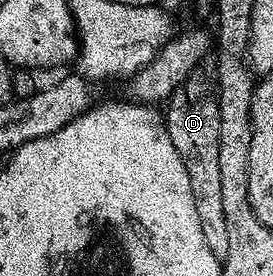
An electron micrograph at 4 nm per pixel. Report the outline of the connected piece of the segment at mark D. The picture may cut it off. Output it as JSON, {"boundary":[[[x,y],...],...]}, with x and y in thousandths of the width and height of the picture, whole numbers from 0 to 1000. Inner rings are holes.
{"boundary":[[[681,290],[615,373],[619,402],[601,402],[597,438],[619,504],[641,522],[670,594],[685,609],[685,638],[700,638],[700,710],[714,725],[714,768],[729,768],[729,815],[744,822],[744,870],[758,870],[758,899],[788,913],[802,942],[832,928],[832,797],[817,786],[817,707],[810,641],[802,641],[802,391],[791,351],[736,297]]]}

